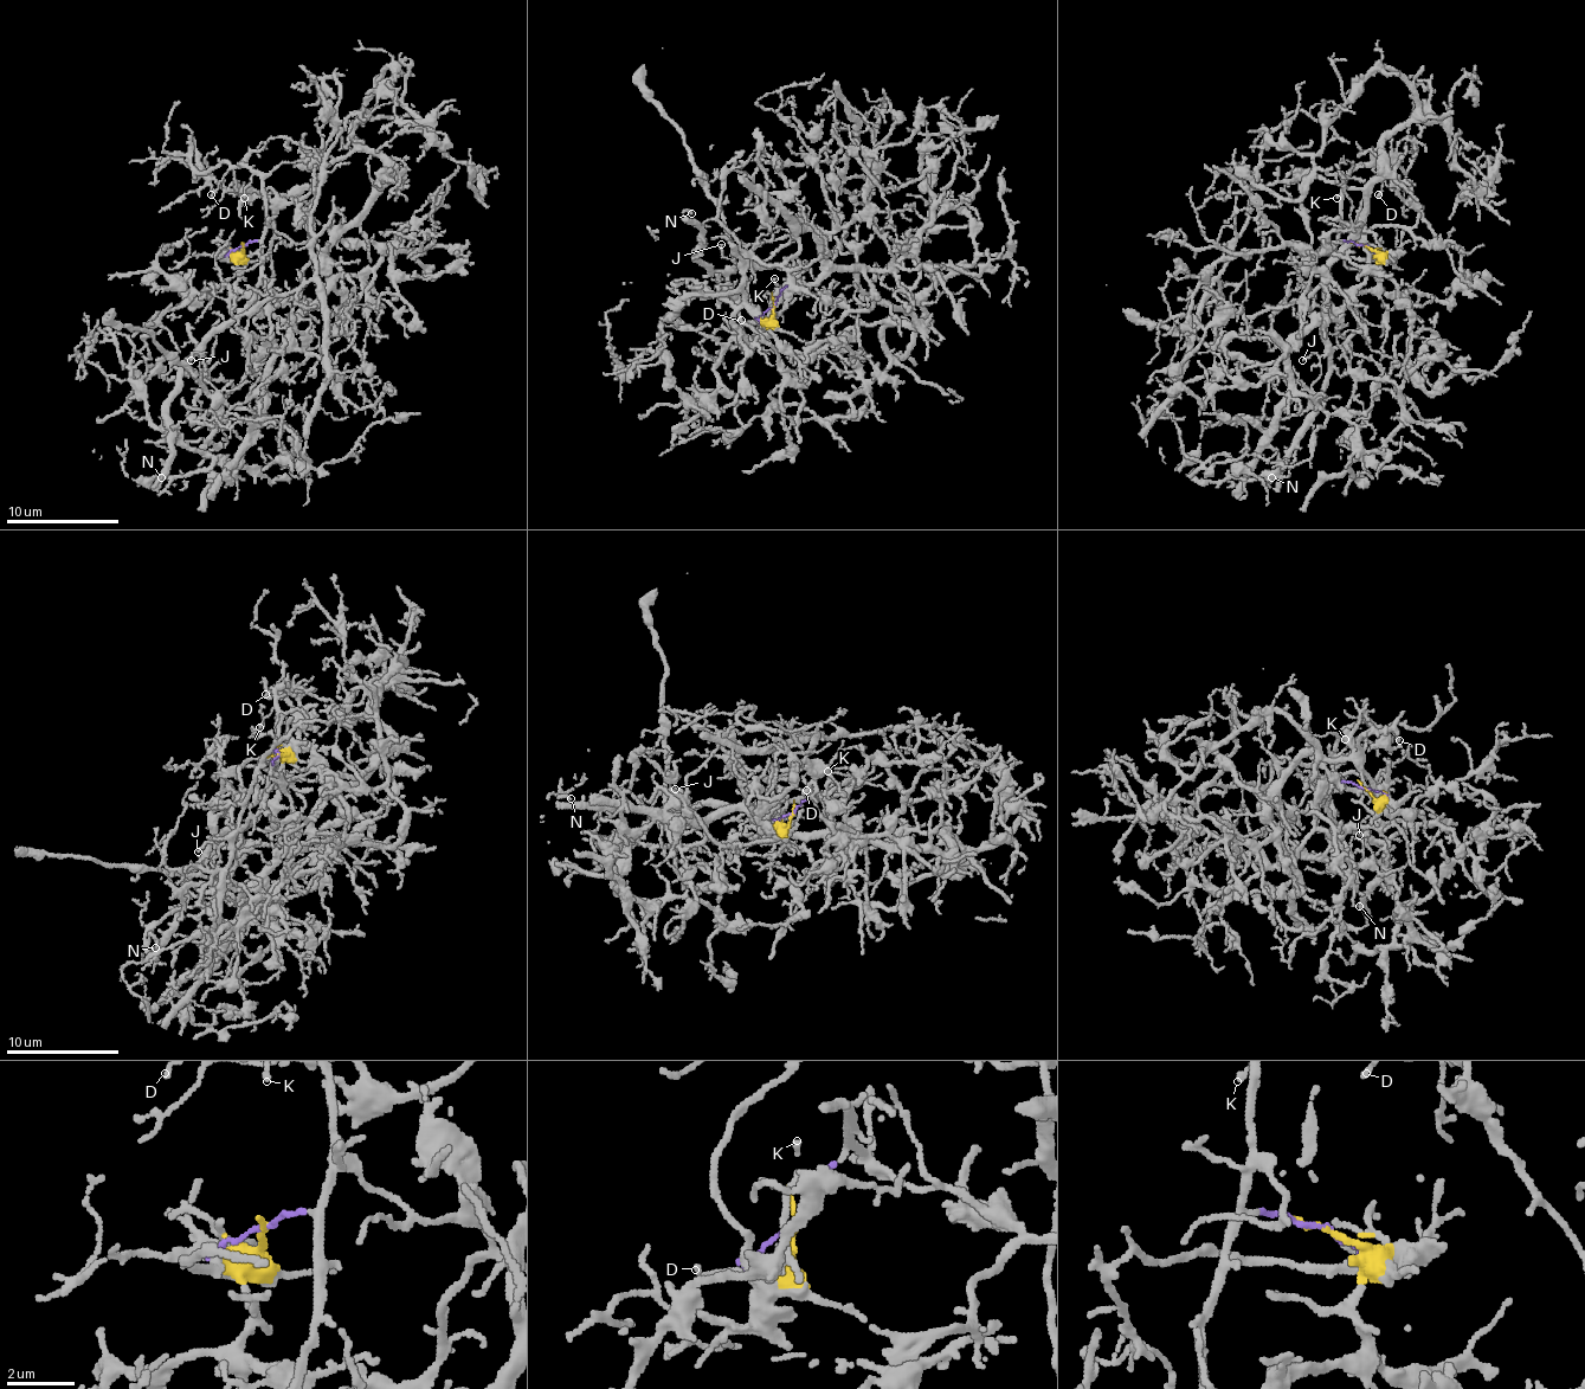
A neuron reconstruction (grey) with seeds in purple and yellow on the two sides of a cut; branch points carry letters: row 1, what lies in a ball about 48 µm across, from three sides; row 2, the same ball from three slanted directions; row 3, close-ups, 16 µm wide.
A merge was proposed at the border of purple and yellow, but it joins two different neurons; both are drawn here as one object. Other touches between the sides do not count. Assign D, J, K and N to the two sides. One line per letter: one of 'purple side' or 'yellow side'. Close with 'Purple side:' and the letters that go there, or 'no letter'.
D: purple side
J: purple side
K: purple side
N: purple side
Purple side: D, J, K, N

